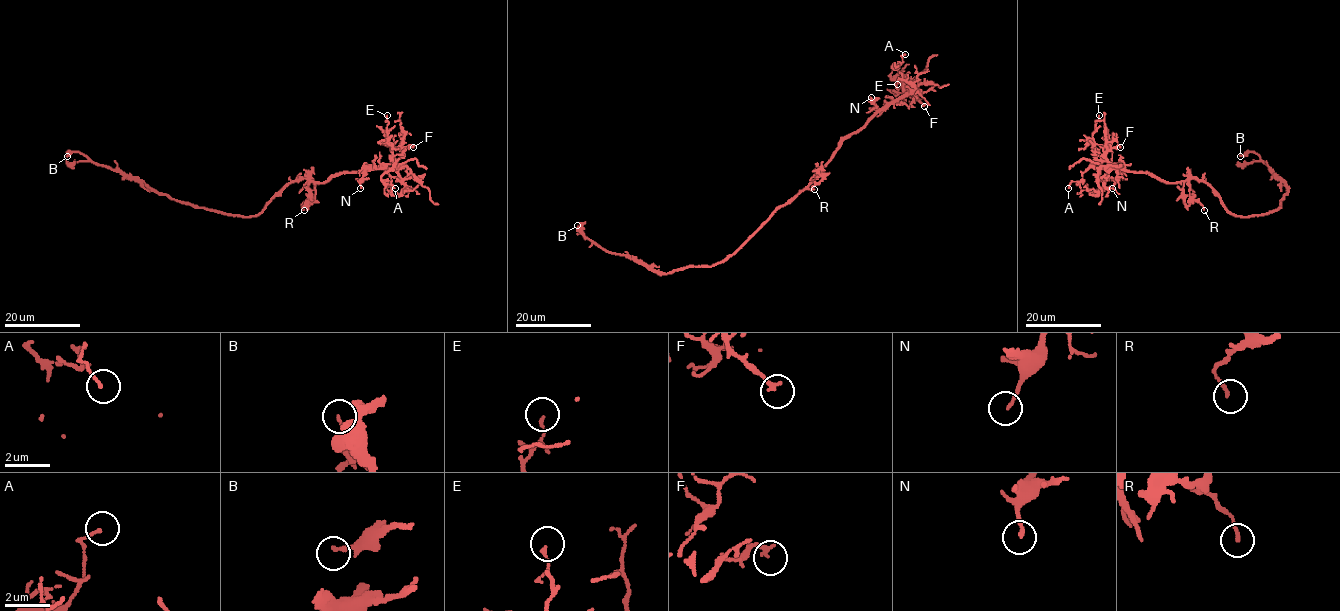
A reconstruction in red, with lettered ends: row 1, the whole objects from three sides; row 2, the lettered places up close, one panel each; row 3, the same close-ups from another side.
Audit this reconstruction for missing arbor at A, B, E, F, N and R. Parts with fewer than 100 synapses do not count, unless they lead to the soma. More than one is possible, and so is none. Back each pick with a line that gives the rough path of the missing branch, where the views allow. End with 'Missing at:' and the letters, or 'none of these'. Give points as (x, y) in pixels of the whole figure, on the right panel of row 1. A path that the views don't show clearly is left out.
Missing at: none of these

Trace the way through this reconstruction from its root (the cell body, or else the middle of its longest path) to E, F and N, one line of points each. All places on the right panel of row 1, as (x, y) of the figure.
E: (1225, 207), (1206, 182), (1195, 178), (1164, 182), (1148, 173), (1130, 172), (1106, 161), (1092, 136), (1099, 115)
F: (1225, 207), (1206, 182), (1195, 178), (1164, 182), (1148, 173), (1112, 164), (1106, 153), (1120, 147)
N: (1225, 207), (1206, 182), (1195, 178), (1164, 182), (1148, 173), (1128, 172), (1122, 168), (1112, 188)

